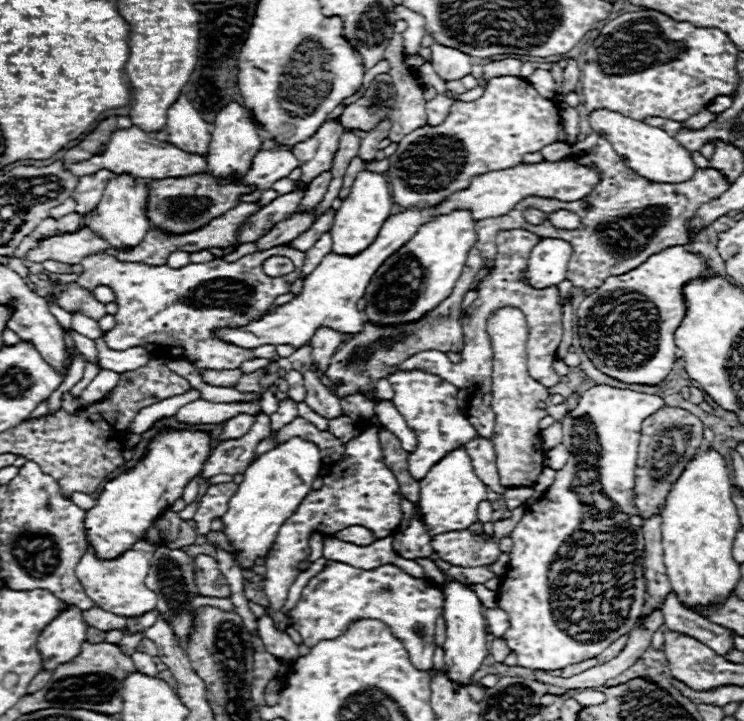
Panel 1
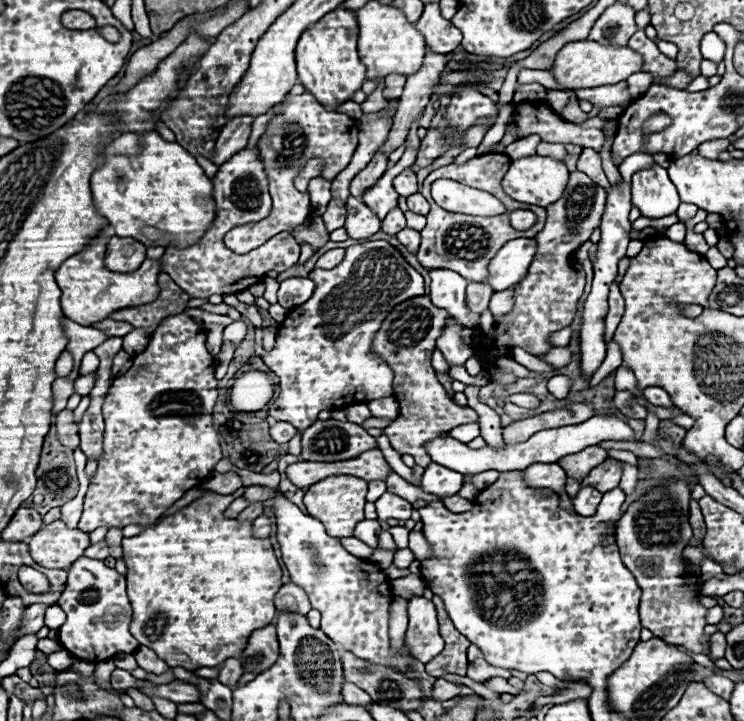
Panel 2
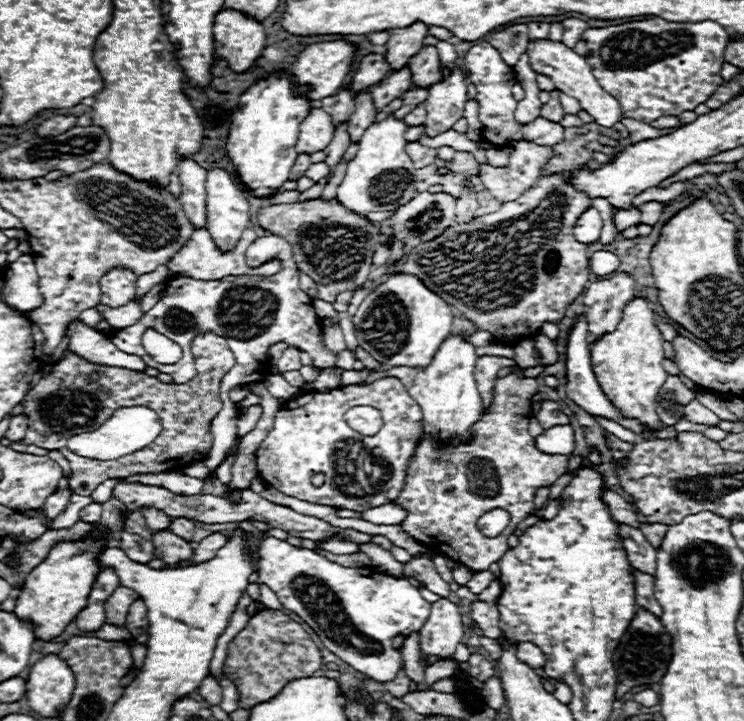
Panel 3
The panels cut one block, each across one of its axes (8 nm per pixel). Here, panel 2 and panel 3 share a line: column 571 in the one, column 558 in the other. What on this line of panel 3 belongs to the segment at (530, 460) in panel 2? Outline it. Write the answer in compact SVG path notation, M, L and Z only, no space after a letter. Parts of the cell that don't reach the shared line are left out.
M554 426L544 430L538 438L534 438L536 448L544 454L572 454L574 452L574 432L572 426Z

